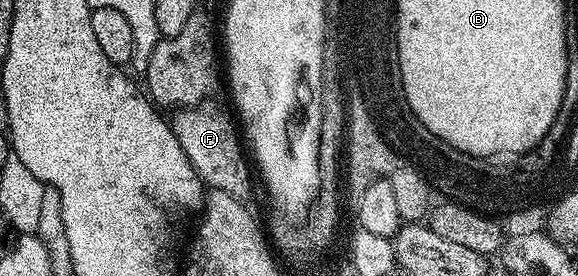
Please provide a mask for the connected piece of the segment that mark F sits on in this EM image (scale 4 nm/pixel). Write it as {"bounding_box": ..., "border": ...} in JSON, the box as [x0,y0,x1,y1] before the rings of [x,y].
{"bounding_box":[173,104,251,199],"border":[[[200,104],[194,108],[183,108],[173,118],[173,136],[179,146],[189,156],[193,168],[211,190],[224,190],[234,198],[246,199],[251,190],[251,174],[247,171],[247,162],[243,159],[245,146],[239,143],[240,135],[237,126],[230,122],[223,114],[210,110],[210,105]]]}

